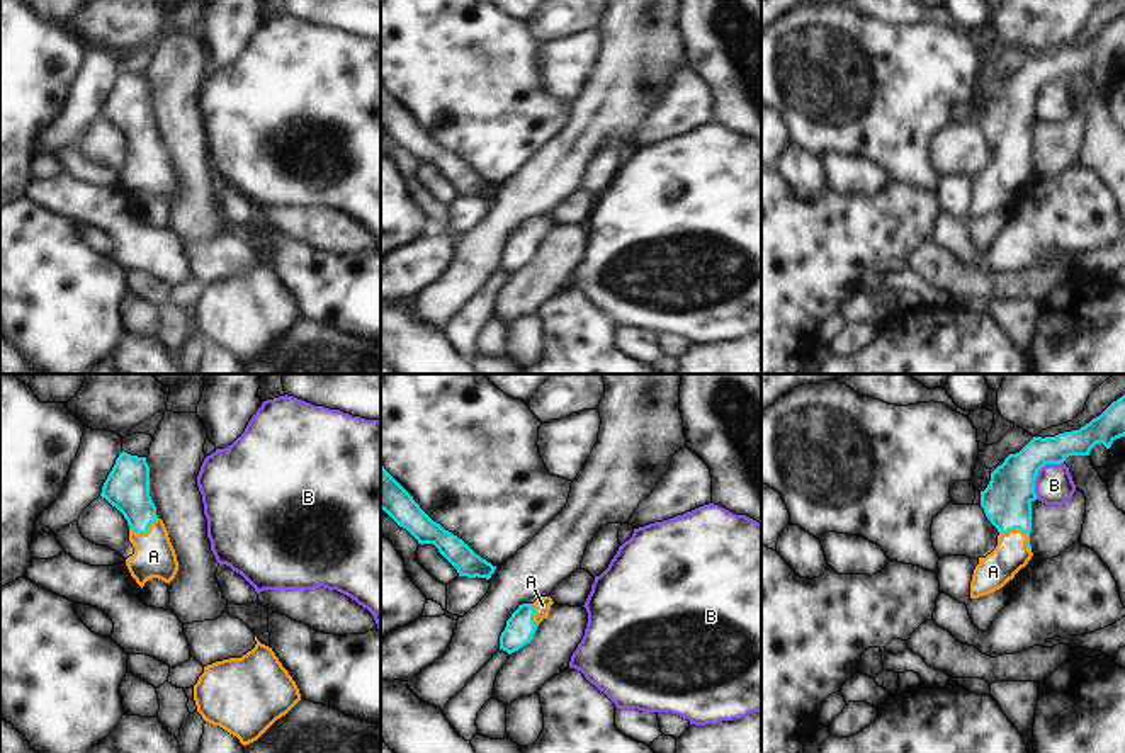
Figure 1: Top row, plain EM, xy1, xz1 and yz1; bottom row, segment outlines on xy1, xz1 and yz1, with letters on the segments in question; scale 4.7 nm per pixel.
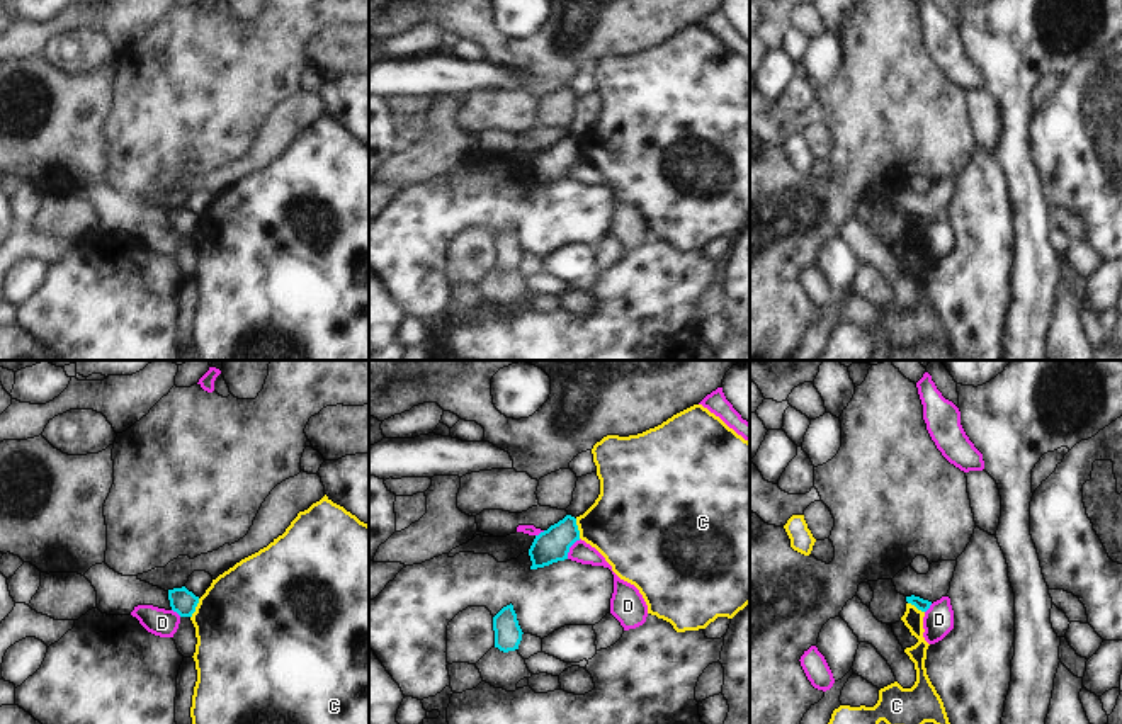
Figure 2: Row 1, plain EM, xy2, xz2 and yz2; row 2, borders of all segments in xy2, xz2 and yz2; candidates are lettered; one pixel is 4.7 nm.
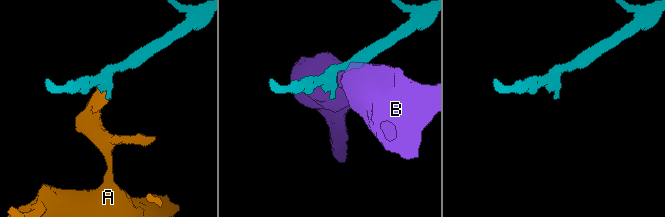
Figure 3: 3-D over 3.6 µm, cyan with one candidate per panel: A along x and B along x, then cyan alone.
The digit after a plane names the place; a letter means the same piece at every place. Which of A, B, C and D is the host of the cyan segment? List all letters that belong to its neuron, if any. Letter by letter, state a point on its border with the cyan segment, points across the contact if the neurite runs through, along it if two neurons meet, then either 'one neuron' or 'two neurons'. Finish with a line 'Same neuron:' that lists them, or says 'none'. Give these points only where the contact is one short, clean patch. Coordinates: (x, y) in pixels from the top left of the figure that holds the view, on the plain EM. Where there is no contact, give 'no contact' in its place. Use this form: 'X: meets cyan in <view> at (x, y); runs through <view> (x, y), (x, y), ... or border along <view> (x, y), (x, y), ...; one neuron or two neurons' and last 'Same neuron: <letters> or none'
A: meets cyan in yz1 at (1020, 148); runs through yz1 (1006, 121), (1013, 141), (1020, 148), (1013, 170), (993, 191); one neuron
B: meets cyan in yz1 at (1037, 92); border along yz1 (1062, 80), (1045, 84), (1039, 90), (1035, 118); two neurons
C: meets cyan in xz2 at (577, 148); border along xz2 (575, 138), (580, 157); two neurons
D: meets cyan in xz2 at (570, 165); border along xz2 (580, 158), (570, 167), (566, 177); two neurons
Same neuron: A

